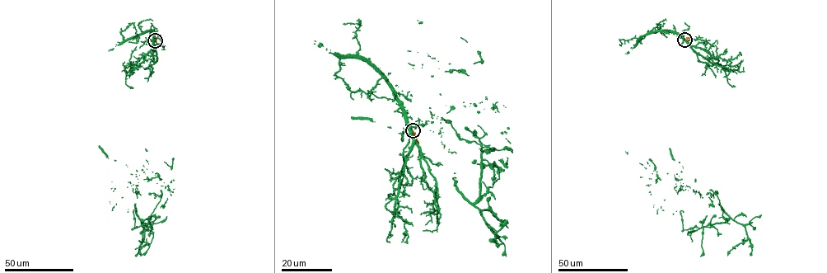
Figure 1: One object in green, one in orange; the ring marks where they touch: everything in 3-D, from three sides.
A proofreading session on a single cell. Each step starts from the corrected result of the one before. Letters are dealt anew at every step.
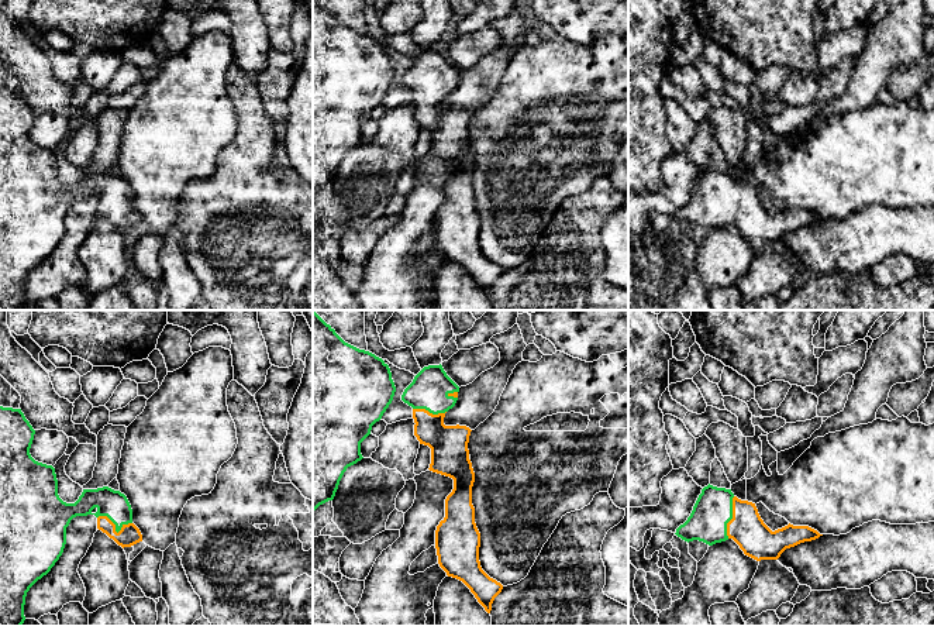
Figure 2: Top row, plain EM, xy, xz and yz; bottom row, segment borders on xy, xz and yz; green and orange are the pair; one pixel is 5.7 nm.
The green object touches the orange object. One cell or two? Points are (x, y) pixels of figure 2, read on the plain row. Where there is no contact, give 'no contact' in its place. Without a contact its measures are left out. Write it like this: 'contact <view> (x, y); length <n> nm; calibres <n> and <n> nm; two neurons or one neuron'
contact xy (116, 212); length 200 nm; calibres 160 and 120 nm; one neuron

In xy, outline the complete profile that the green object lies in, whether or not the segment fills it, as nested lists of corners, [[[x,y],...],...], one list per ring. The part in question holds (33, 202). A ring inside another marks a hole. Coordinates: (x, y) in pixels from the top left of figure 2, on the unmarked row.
[[[0,90],[0,310],[24,307],[27,276],[62,240],[66,211],[73,202],[94,199],[97,213],[123,233],[142,226],[139,213],[132,207],[131,189],[120,175],[108,171],[83,173],[75,188],[63,186],[58,179],[55,152],[30,138],[34,118],[21,93]]]

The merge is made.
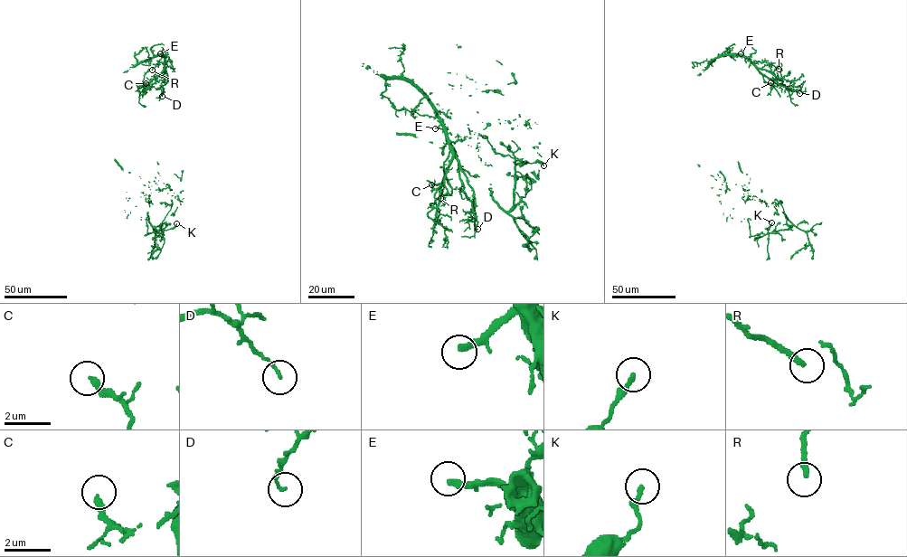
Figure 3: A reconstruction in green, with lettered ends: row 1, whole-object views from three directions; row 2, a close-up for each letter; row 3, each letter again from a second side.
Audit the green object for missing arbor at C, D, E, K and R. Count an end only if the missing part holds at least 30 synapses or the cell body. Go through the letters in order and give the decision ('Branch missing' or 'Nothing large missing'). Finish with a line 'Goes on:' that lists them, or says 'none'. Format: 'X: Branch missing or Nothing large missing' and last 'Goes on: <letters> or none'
C: Nothing large missing
D: Nothing large missing
E: Branch missing
K: Nothing large missing
R: Branch missing
Goes on: E, R

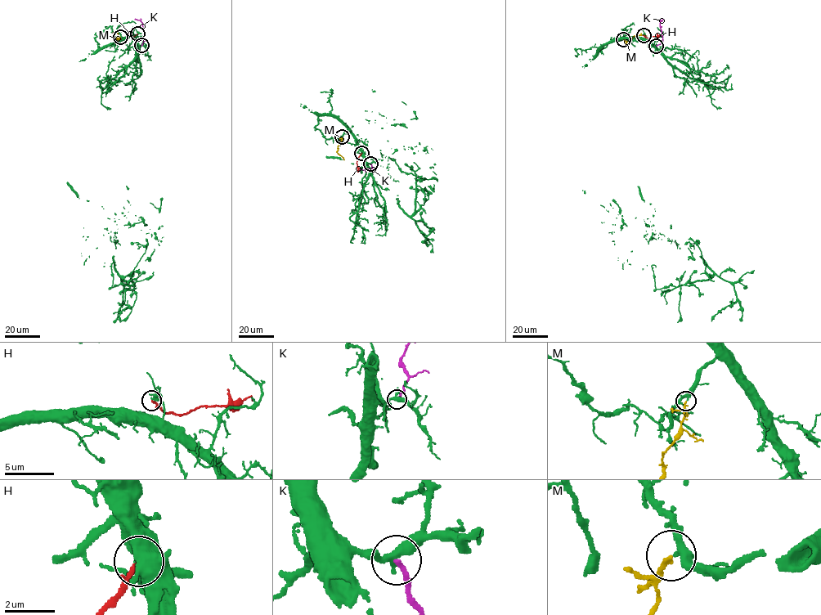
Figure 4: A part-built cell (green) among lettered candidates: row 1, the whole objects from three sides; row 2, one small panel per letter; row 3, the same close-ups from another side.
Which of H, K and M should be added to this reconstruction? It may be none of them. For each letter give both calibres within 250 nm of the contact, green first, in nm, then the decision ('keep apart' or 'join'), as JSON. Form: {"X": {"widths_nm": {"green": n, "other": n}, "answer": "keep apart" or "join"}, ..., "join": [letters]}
{"H": {"widths_nm": {"green": 240, "other": 190}, "answer": "keep apart"}, "K": {"widths_nm": {"green": 360, "other": 170}, "answer": "keep apart"}, "M": {"widths_nm": {"green": 240, "other": 160}, "answer": "join"}, "join": ["M"]}

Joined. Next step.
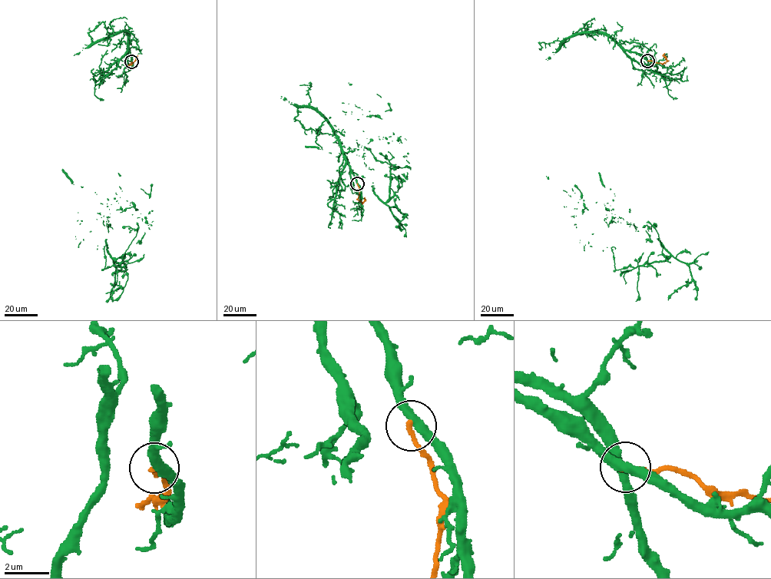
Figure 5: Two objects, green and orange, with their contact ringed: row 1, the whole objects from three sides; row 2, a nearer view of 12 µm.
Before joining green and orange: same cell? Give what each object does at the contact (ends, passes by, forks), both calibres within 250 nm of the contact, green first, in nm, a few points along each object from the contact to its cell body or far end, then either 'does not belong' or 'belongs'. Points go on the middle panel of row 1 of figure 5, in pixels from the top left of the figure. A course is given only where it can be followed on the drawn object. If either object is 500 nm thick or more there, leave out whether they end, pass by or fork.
green passes by | orange ends | 400/200 nm | green via (357, 183), (346, 162), (329, 206), (341, 213), (397, 177), (402, 186), (389, 197), (390, 165), (356, 140) | orange via (357, 183), (359, 189), (358, 199), (363, 202), (365, 199) | does not belong

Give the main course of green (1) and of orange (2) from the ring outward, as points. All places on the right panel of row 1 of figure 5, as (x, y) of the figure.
1: (647, 61), (624, 51), (660, 72), (673, 99), (648, 220), (666, 259), (616, 269), (611, 248), (603, 251)
2: (647, 61), (663, 64), (666, 60), (664, 53)

